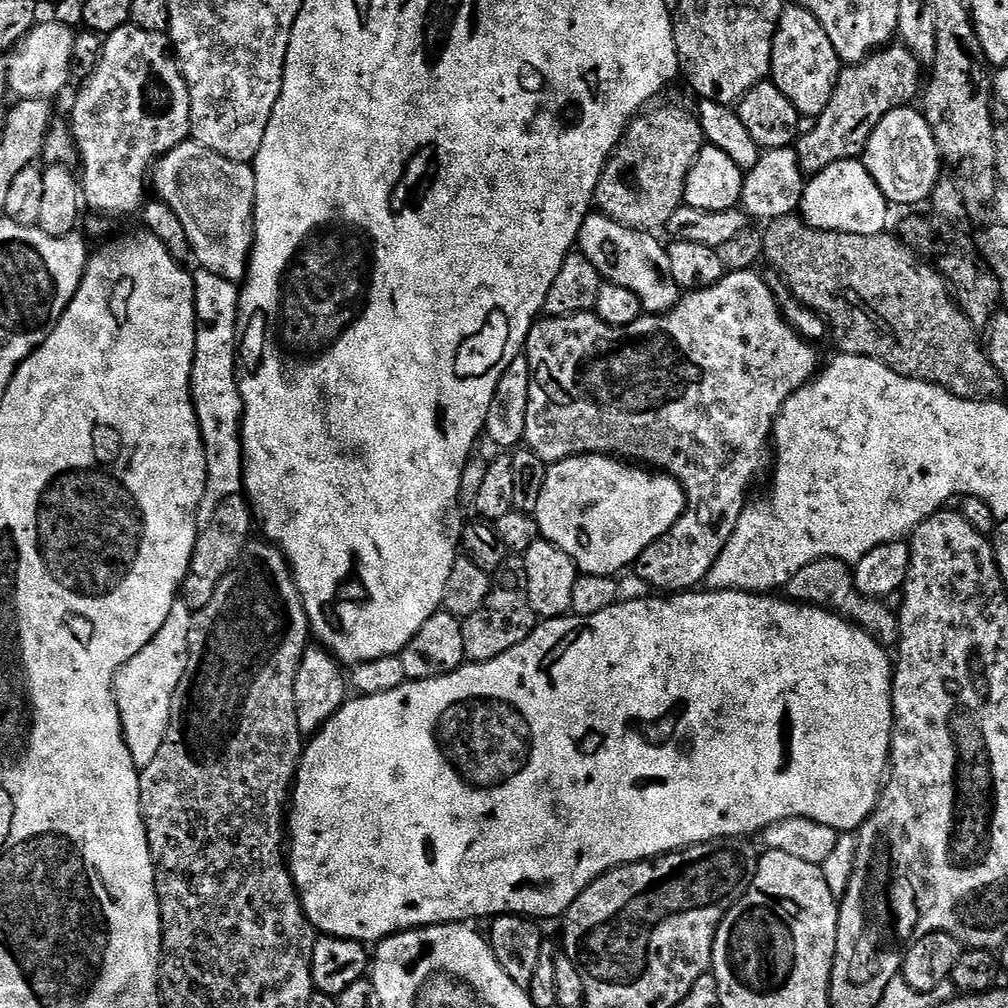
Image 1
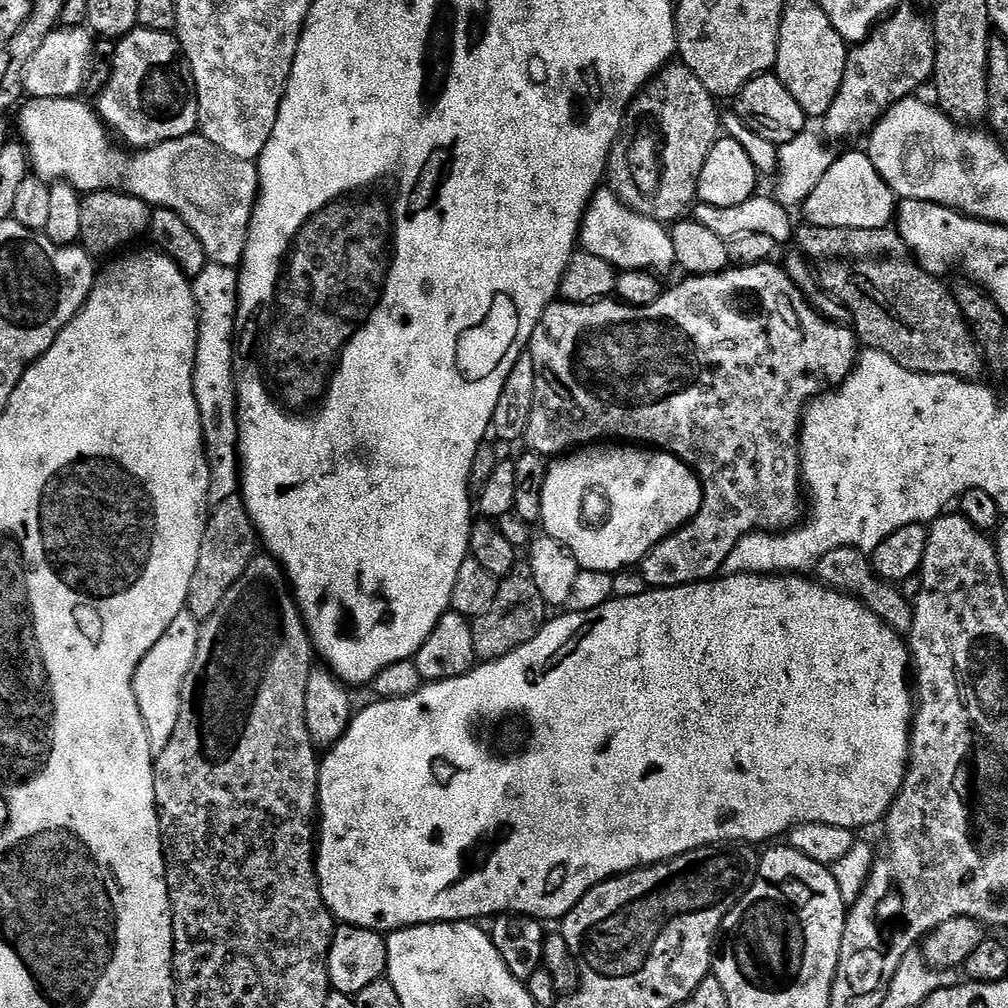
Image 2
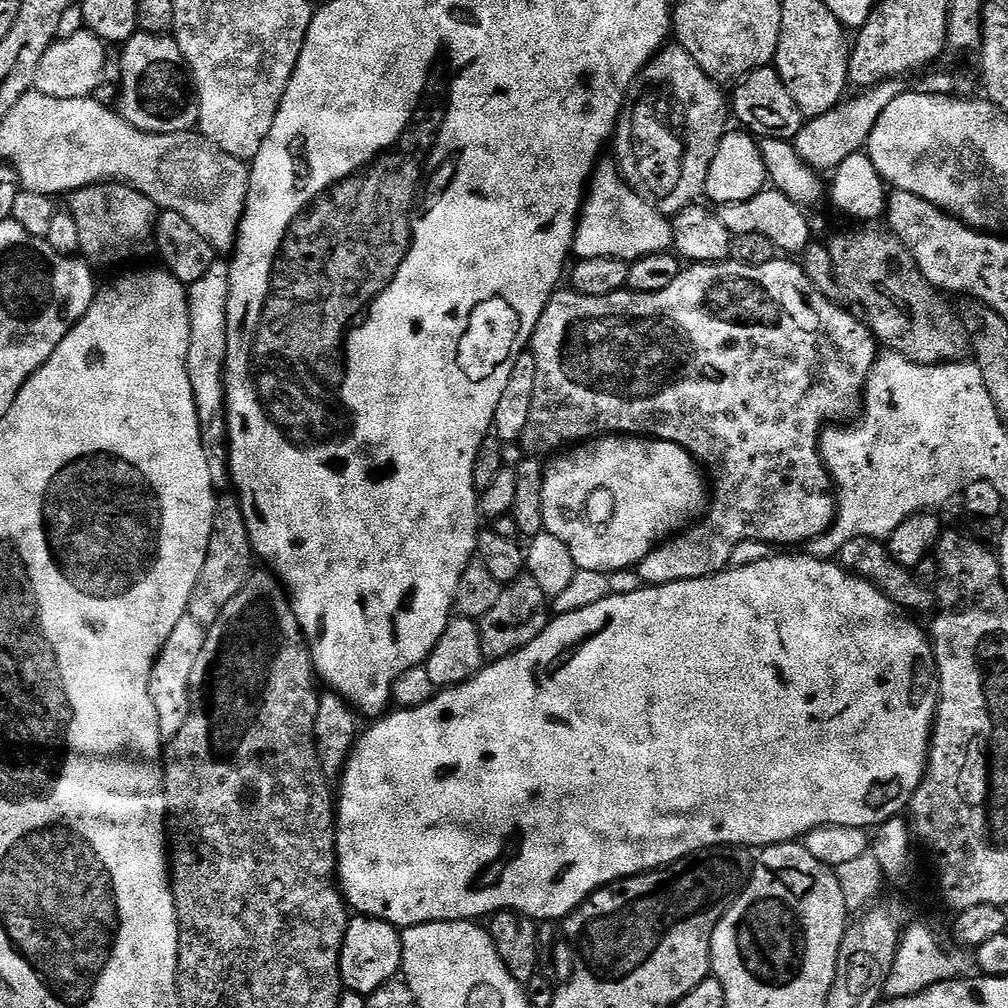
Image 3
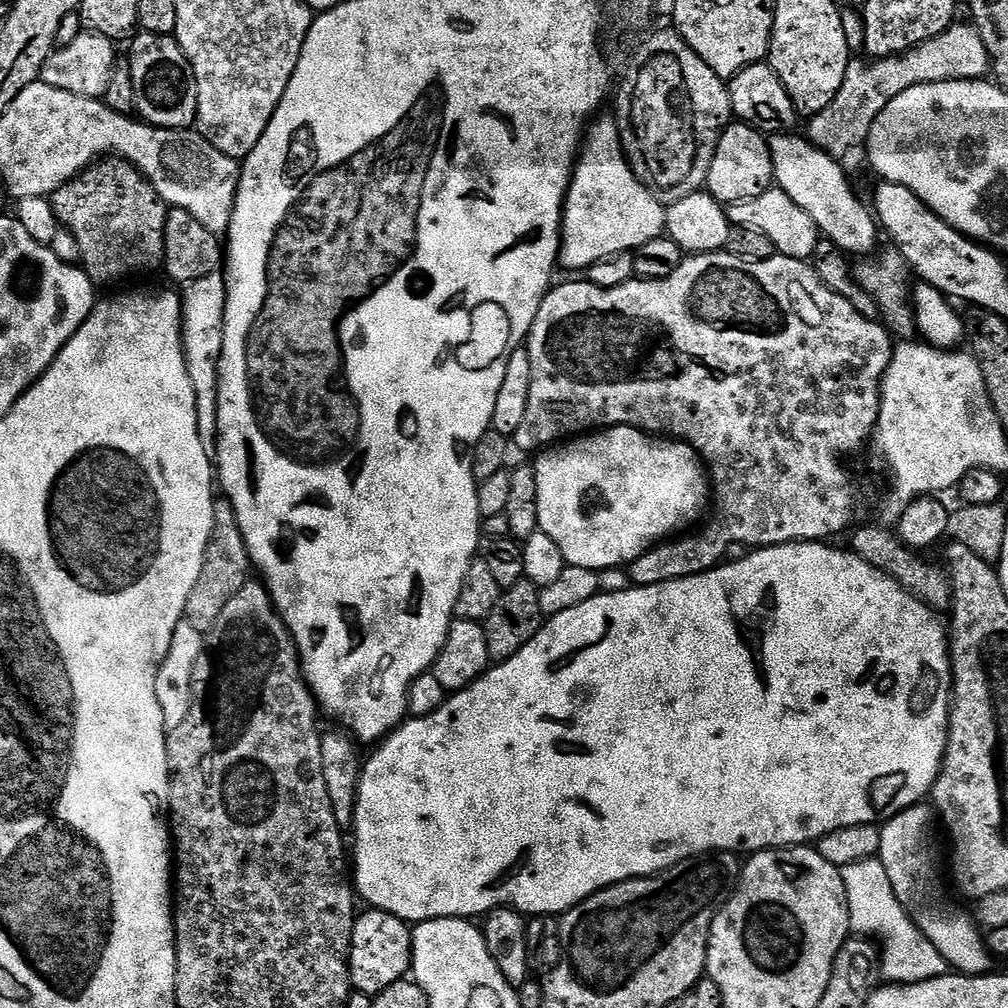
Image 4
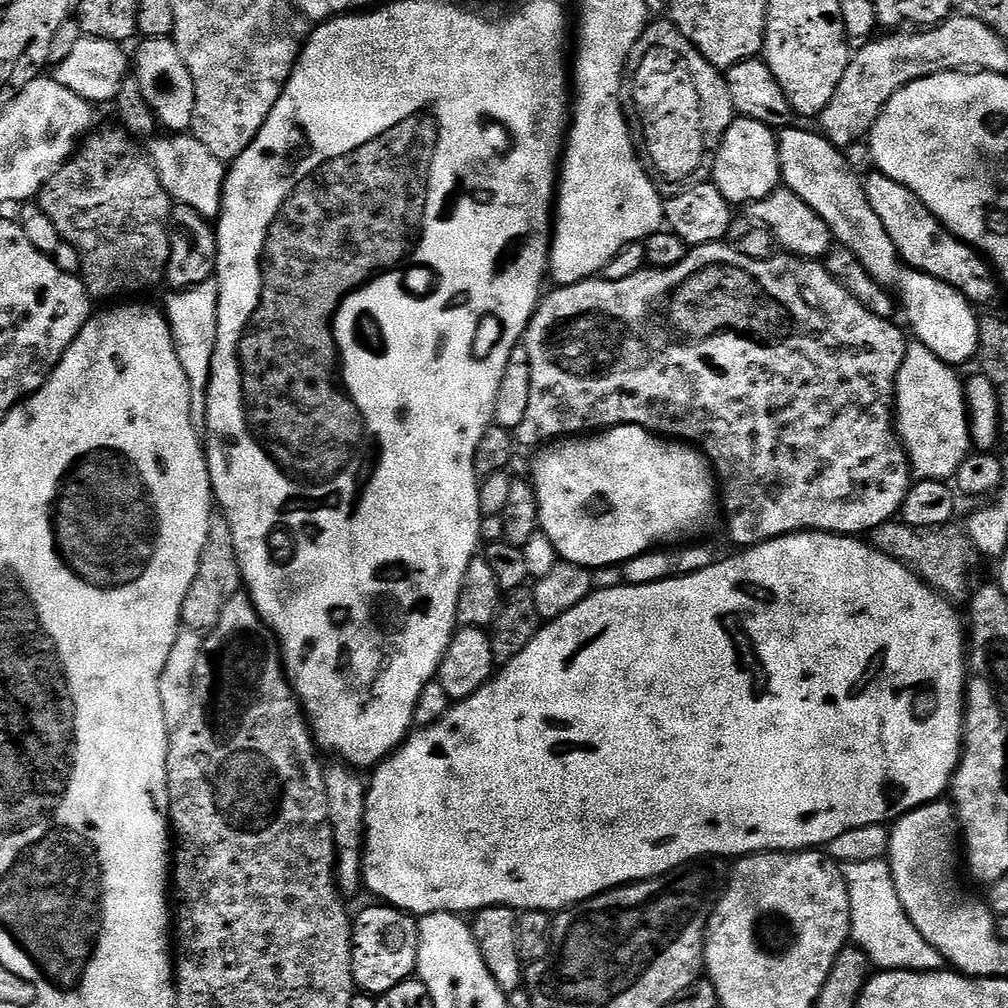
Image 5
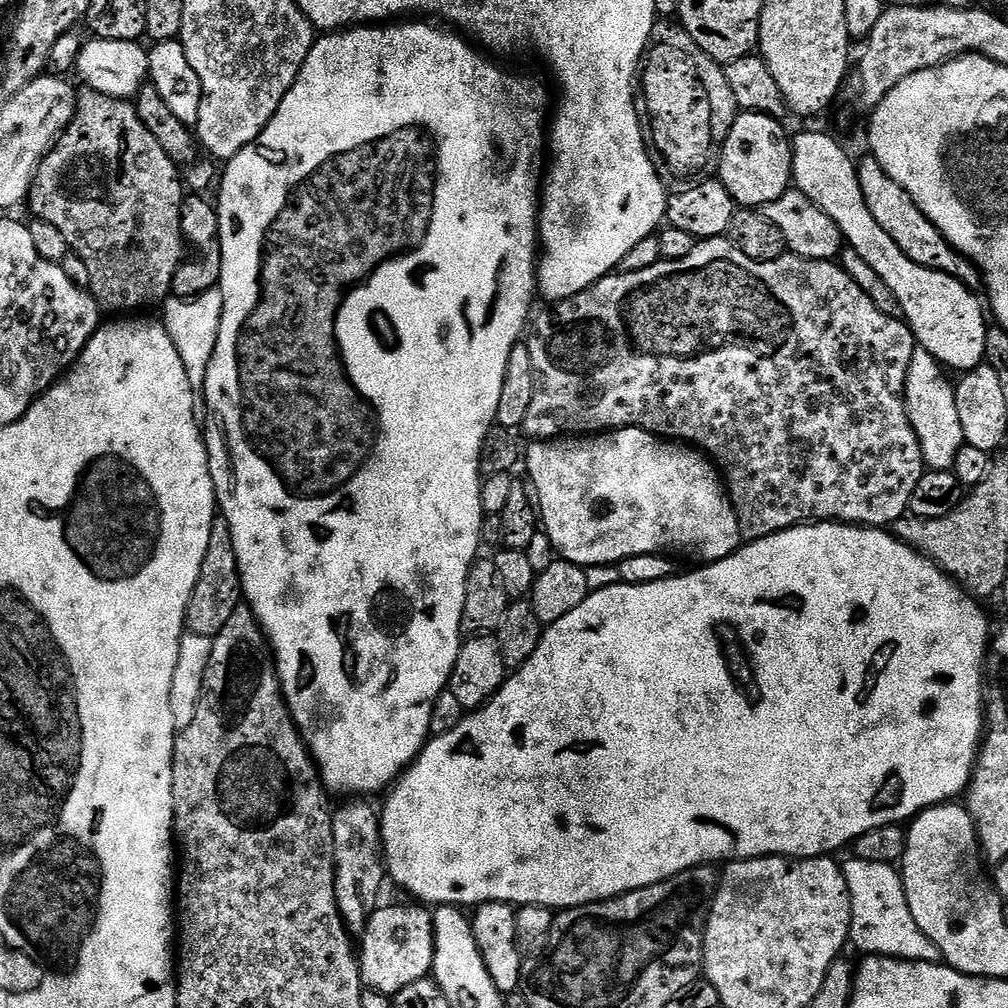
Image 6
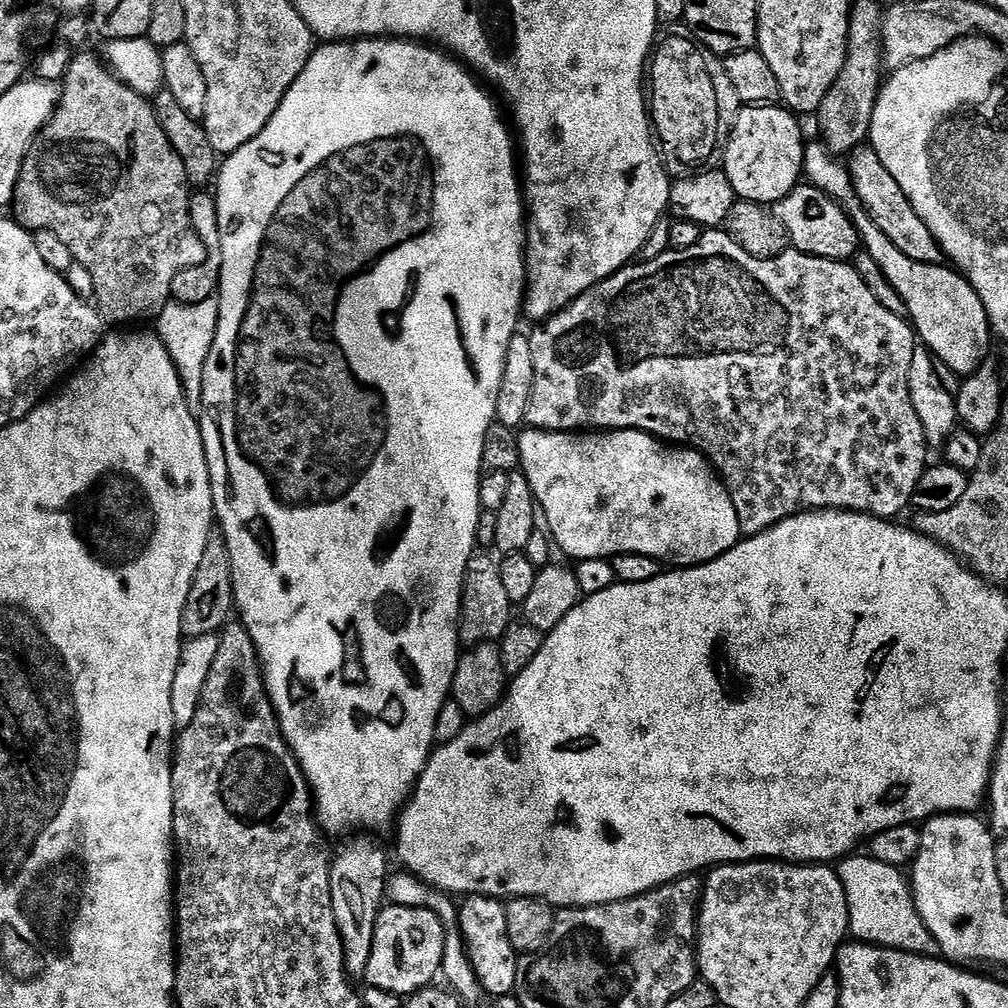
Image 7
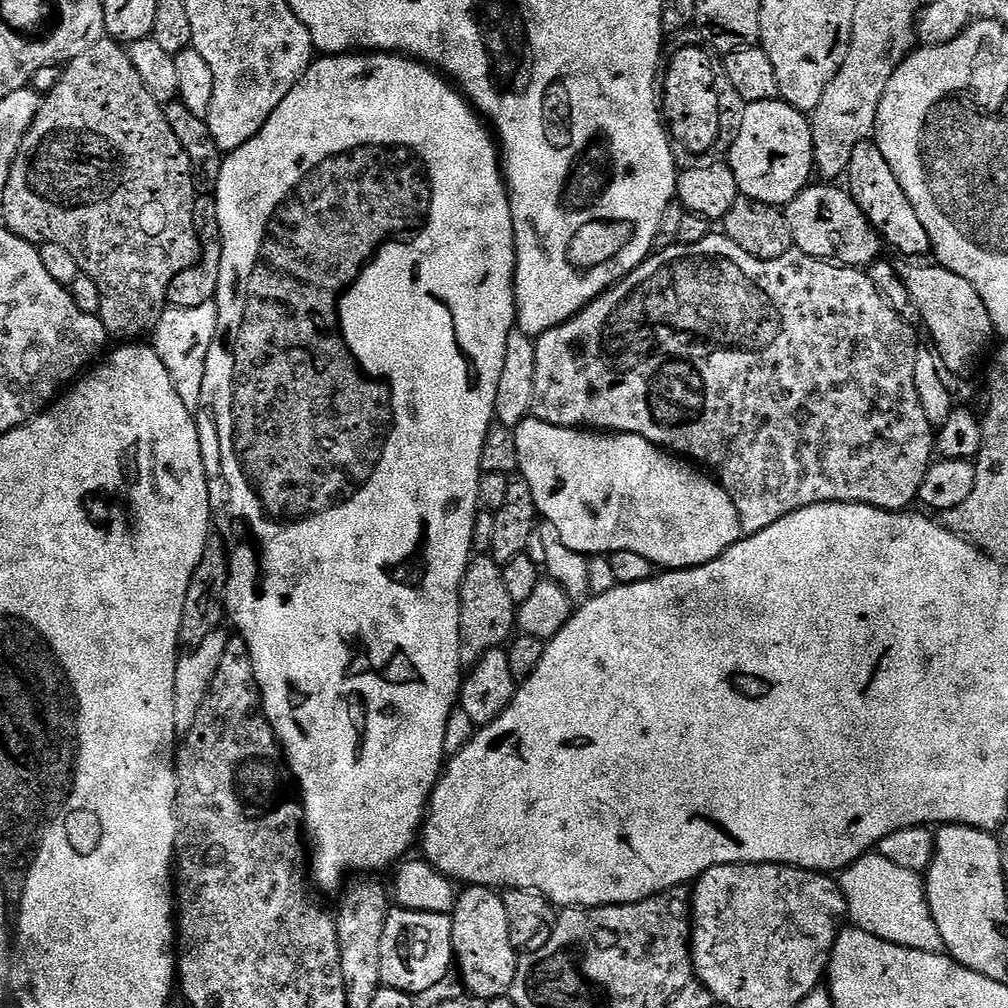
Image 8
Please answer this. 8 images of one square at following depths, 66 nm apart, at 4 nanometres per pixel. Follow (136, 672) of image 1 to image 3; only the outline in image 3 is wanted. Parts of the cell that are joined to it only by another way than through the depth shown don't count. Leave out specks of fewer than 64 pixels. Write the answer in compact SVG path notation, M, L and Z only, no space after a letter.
M185 614L178 622L178 626L174 626L170 638L166 638L164 648L152 668L148 689L150 698L154 702L154 710L158 714L161 741L167 742L174 739L178 730L182 730L182 725L186 722L190 710L188 693L190 674L194 670L194 662L198 662L198 654L202 654L205 631L205 625L194 622L194 618Z

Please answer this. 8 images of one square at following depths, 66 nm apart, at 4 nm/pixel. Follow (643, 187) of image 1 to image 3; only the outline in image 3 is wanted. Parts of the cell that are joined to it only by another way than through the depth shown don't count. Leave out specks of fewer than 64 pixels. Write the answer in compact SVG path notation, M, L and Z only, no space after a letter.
M672 42L661 48L660 53L662 58L653 56L654 66L650 66L648 76L658 78L658 80L668 80L672 84L672 88L676 90L678 98L682 98L686 102L686 106L690 102L690 144L688 144L688 156L686 156L686 164L684 164L686 174L680 182L680 188L676 184L672 184L672 188L666 194L656 194L654 190L648 192L648 190L642 190L642 188L638 189L638 186L634 186L634 180L630 181L628 185L647 204L652 204L664 216L672 218L683 208L688 207L689 204L697 203L705 195L704 187L706 186L706 178L710 174L710 162L714 162L718 142L730 128L730 104L726 96L720 93L723 92L721 85L715 84L706 75L702 66L698 66L698 62L694 62L694 58L690 58L686 49Z

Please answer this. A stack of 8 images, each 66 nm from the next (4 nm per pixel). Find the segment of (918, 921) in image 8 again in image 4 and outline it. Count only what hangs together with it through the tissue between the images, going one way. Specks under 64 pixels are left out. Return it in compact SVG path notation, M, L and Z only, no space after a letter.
M879 858L854 862L850 866L840 869L842 886L846 886L846 902L848 903L848 927L857 937L867 938L875 942L880 950L880 974L885 983L913 984L930 978L949 975L950 969L946 958L938 954L938 946L922 934L910 915L898 902L898 894L894 894L894 886L890 886L890 877L886 874L886 866L882 866Z

